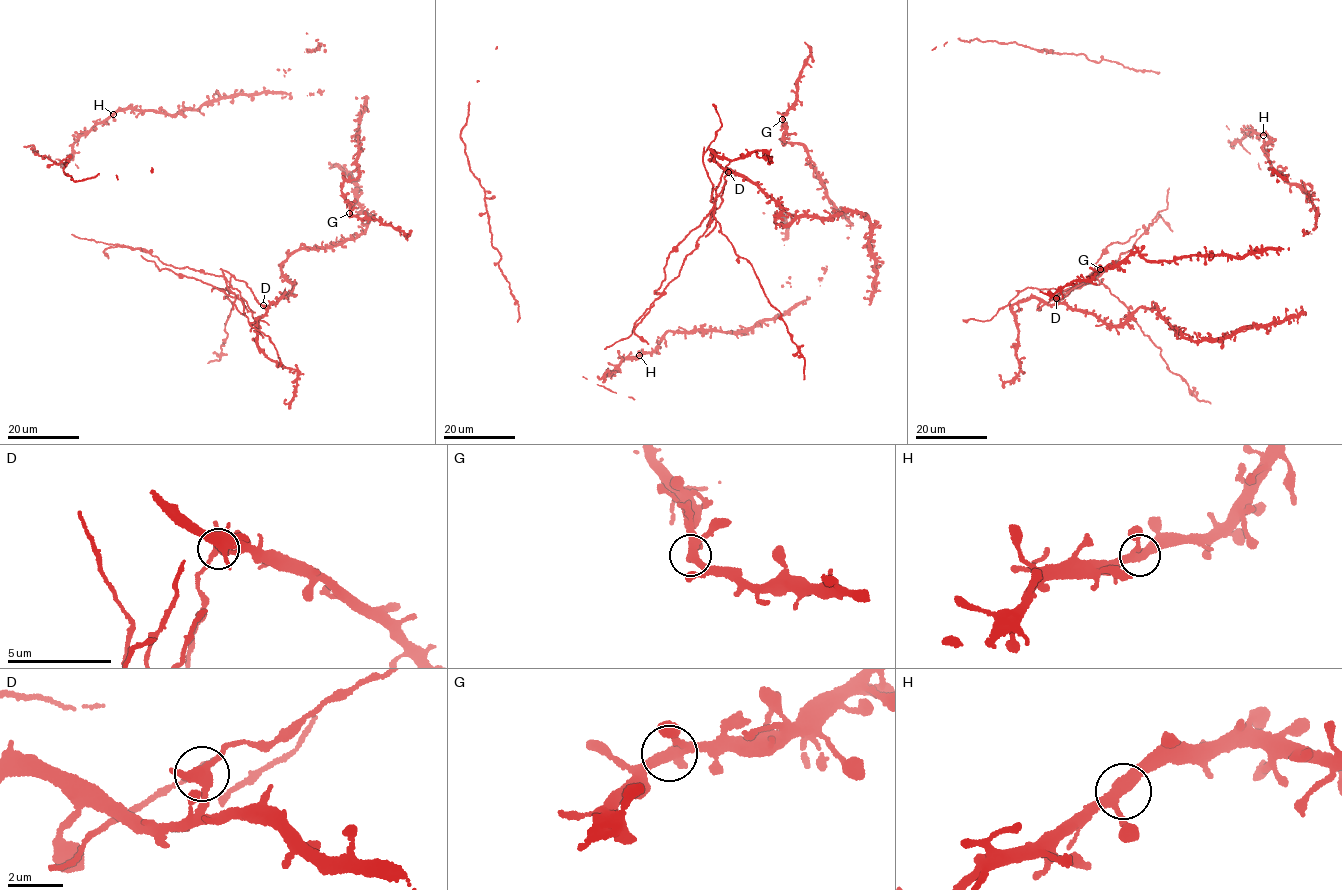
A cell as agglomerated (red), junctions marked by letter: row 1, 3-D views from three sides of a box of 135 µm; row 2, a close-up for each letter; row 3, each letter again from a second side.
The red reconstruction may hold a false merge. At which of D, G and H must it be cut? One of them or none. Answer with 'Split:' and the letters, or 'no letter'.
Split: D

